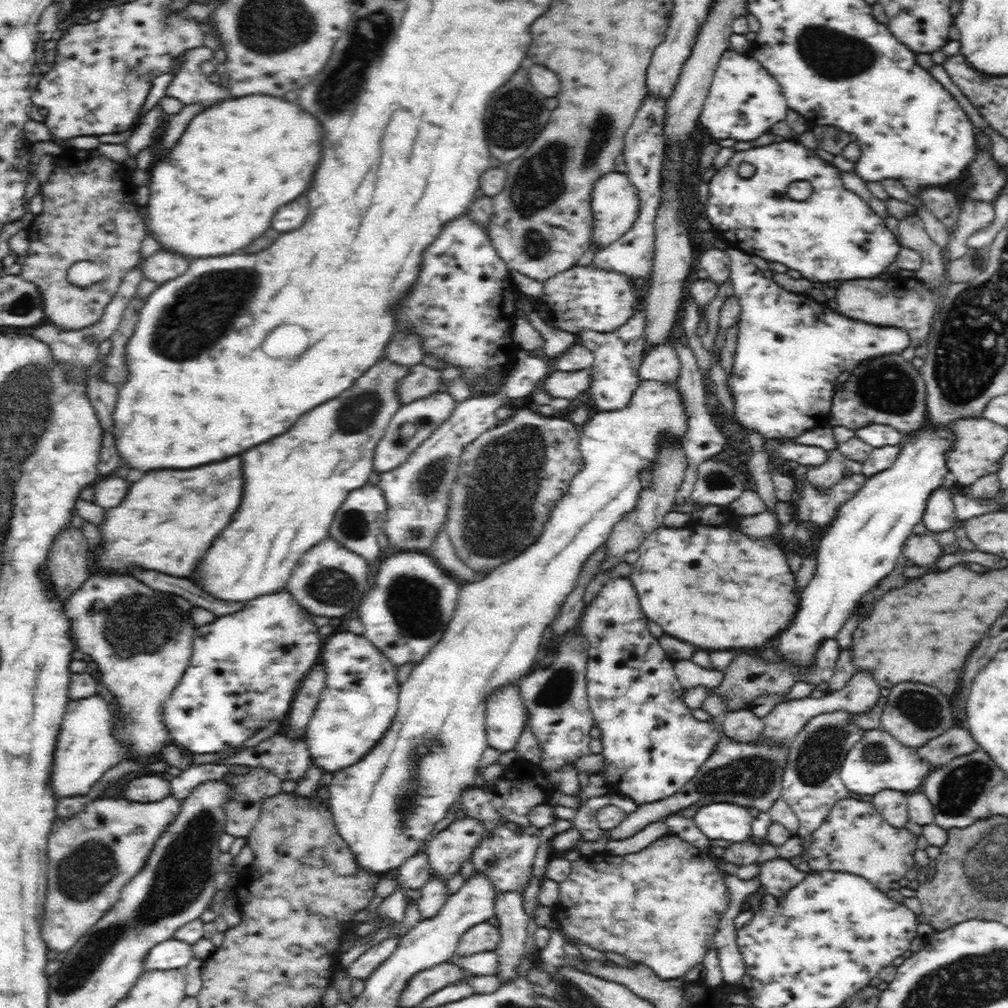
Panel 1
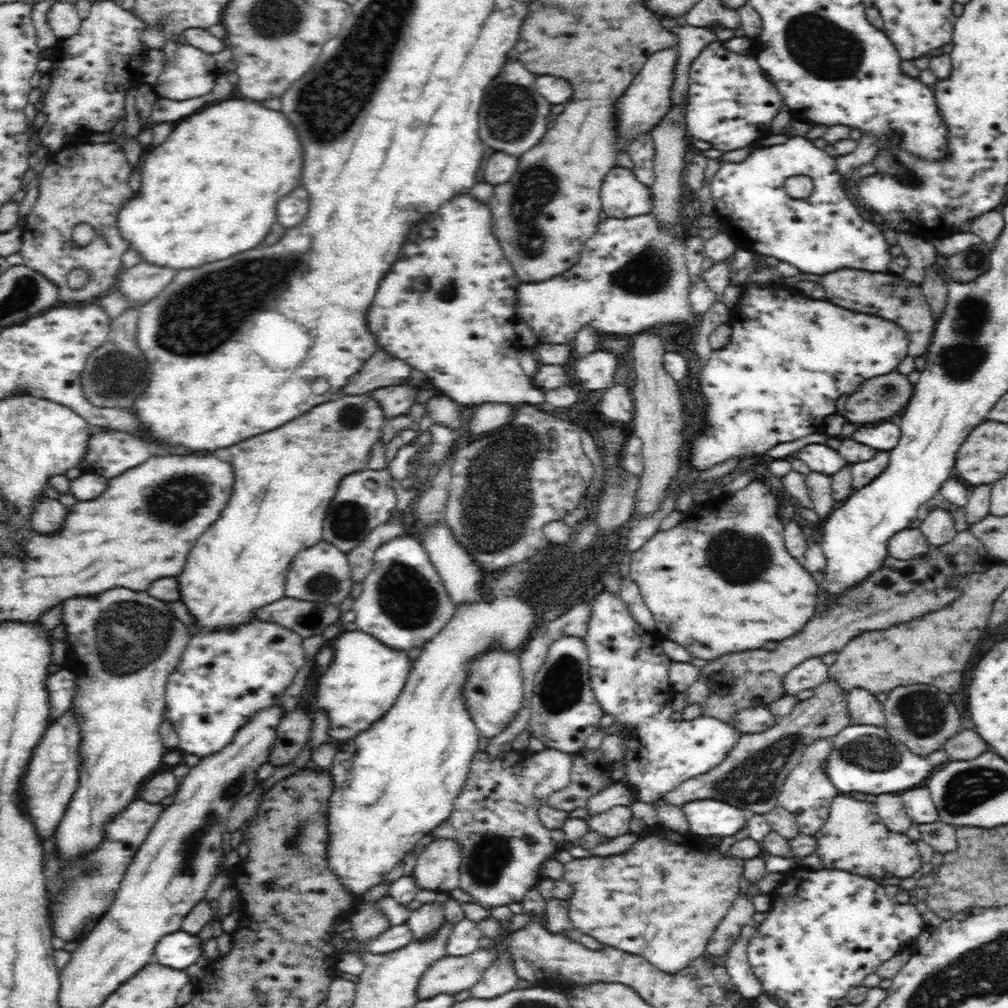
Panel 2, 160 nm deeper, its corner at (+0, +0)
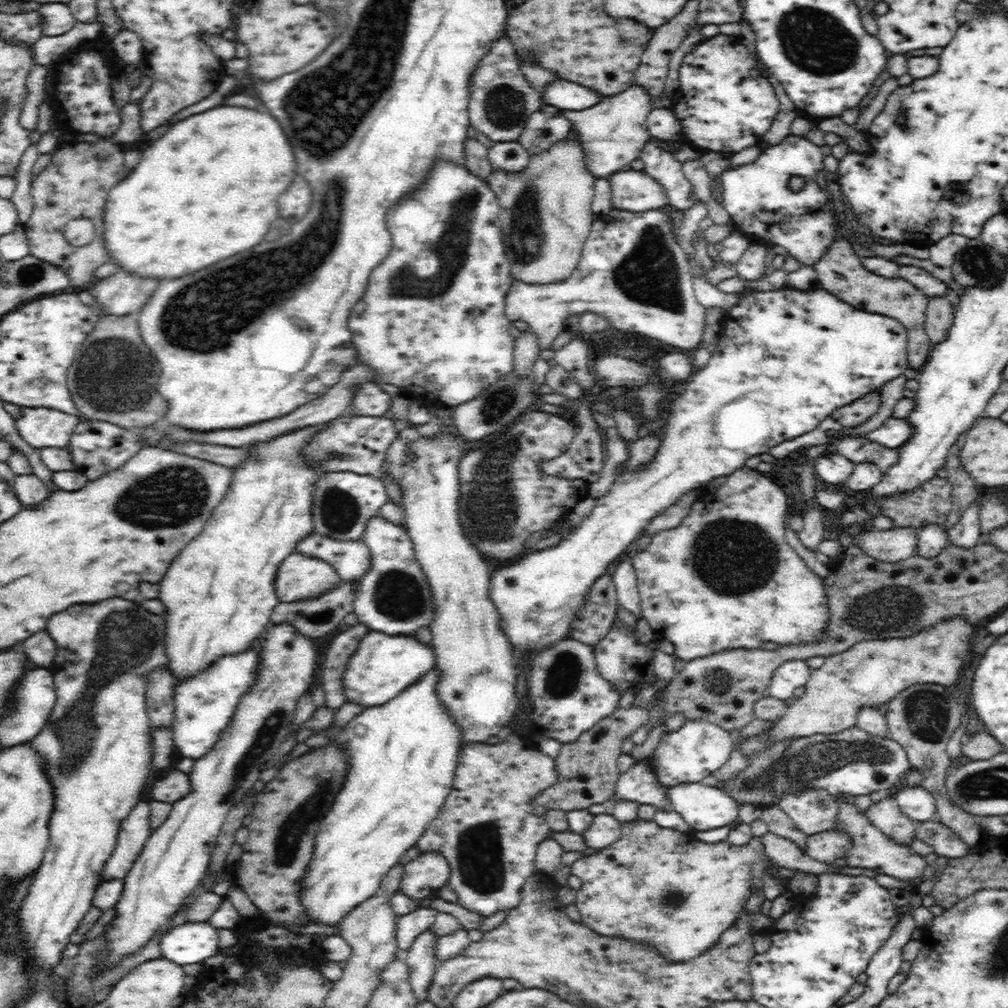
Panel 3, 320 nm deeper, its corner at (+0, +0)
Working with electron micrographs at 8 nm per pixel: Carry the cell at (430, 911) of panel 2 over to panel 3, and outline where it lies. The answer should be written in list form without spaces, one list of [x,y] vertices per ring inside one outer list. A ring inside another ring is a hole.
[[[433,927],[424,930],[411,946],[403,952],[409,968],[409,983],[414,996],[420,1001],[429,1000],[428,988],[442,960],[436,958],[436,939]]]

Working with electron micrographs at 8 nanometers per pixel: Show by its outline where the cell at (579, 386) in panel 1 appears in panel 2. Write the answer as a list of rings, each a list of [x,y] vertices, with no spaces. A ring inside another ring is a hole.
[[[596,350],[584,358],[578,359],[570,374],[580,386],[588,390],[606,389],[615,381],[618,368],[618,357],[610,351]]]

